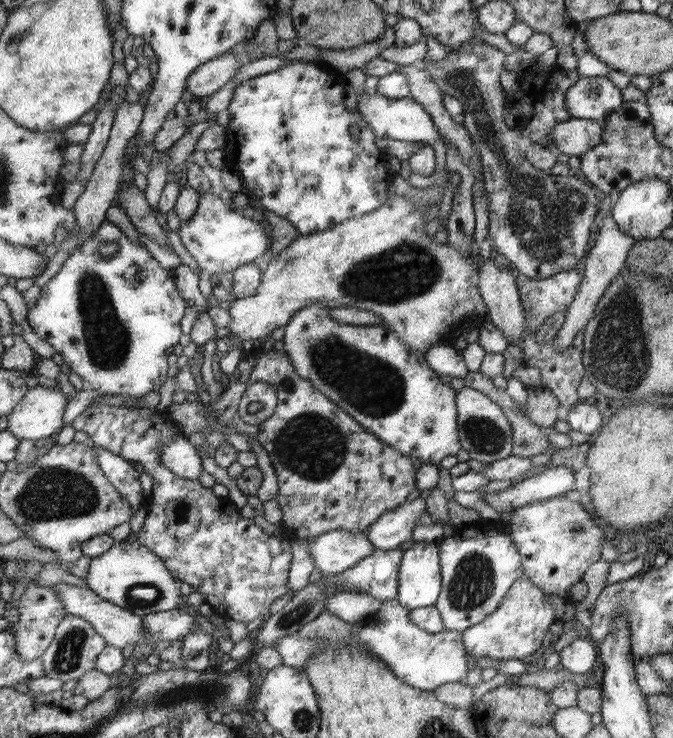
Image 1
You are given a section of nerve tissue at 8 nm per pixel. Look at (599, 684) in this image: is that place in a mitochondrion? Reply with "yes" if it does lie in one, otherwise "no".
no

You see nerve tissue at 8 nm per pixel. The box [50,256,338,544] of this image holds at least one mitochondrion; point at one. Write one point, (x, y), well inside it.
(109, 343)

